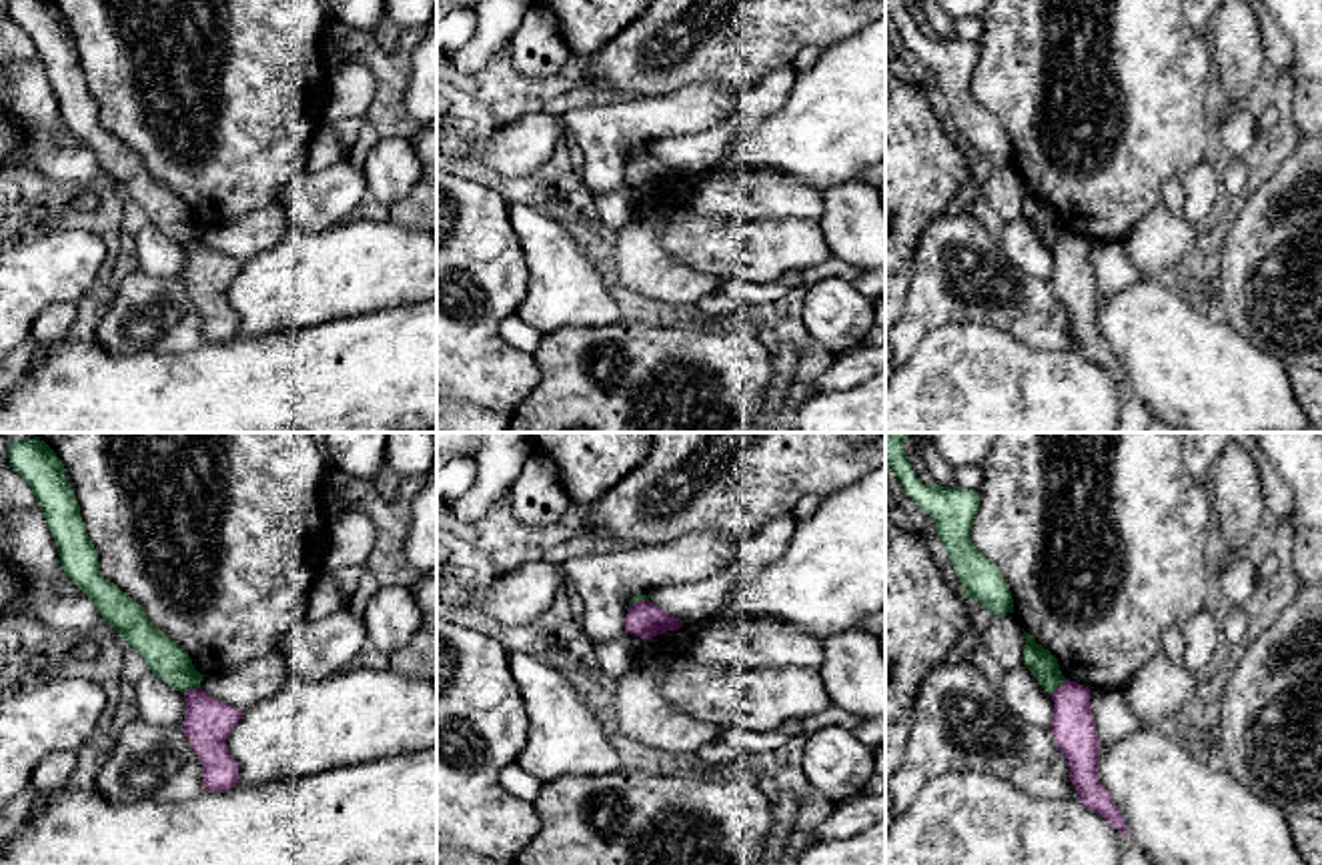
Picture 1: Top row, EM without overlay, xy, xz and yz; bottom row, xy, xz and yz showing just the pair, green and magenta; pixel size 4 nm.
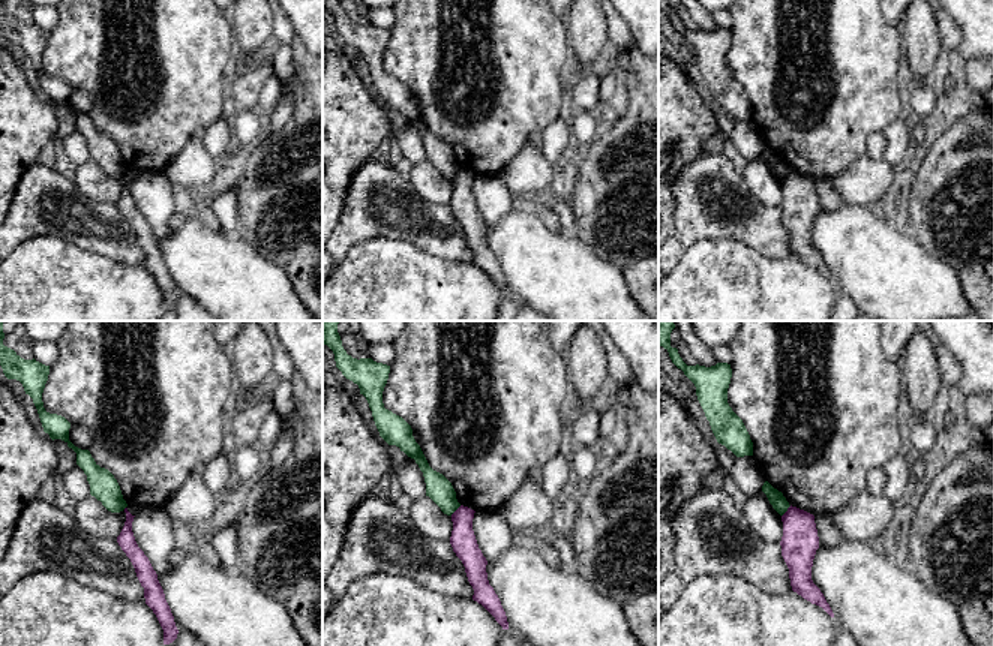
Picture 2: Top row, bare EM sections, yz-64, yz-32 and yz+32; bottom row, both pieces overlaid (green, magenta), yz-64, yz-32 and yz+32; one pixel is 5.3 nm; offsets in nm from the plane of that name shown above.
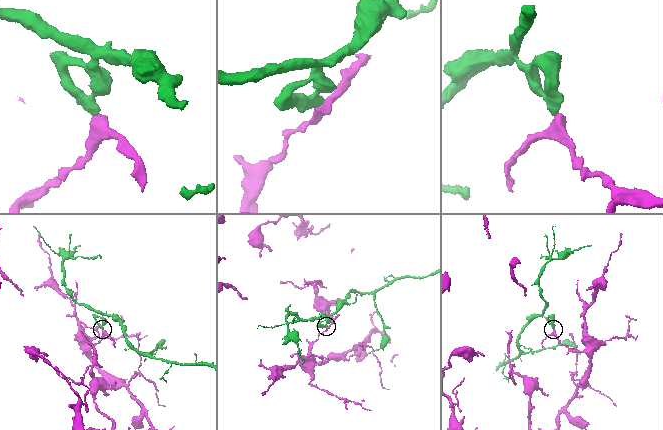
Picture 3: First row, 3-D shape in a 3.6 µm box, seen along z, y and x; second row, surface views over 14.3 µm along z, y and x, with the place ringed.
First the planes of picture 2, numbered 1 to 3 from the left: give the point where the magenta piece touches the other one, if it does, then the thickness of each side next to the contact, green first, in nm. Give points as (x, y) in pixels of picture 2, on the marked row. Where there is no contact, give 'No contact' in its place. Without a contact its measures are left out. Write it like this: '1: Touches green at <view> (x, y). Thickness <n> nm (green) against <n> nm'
1: No contact
2: Touches green at yz-32 (455, 510). Thickness 140 nm (green) against 140 nm
3: Touches green at yz+32 (786, 510). Thickness 90 nm (green) against 200 nm

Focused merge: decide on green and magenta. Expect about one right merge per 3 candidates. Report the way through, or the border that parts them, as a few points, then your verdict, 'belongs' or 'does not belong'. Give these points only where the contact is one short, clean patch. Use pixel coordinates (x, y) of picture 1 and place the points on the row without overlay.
border along xy (199, 237), (185, 245); does not belong

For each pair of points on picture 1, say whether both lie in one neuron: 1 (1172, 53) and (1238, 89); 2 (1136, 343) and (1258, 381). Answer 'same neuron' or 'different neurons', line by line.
1: different neurons
2: same neuron

